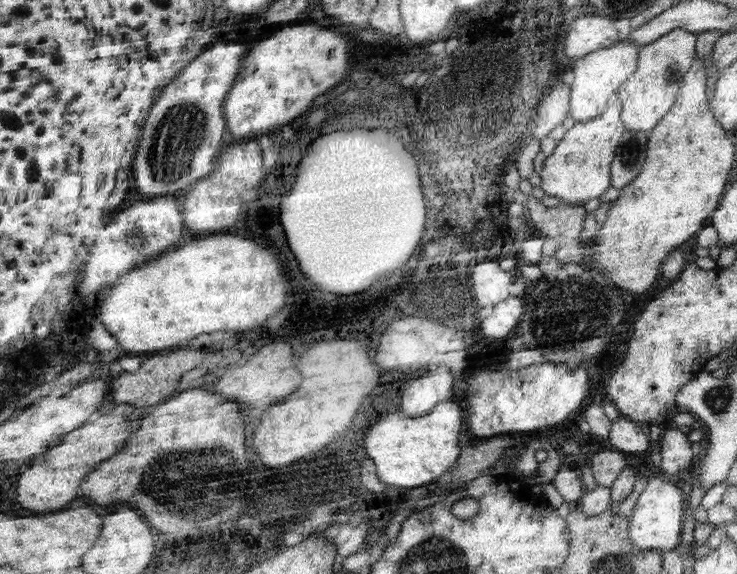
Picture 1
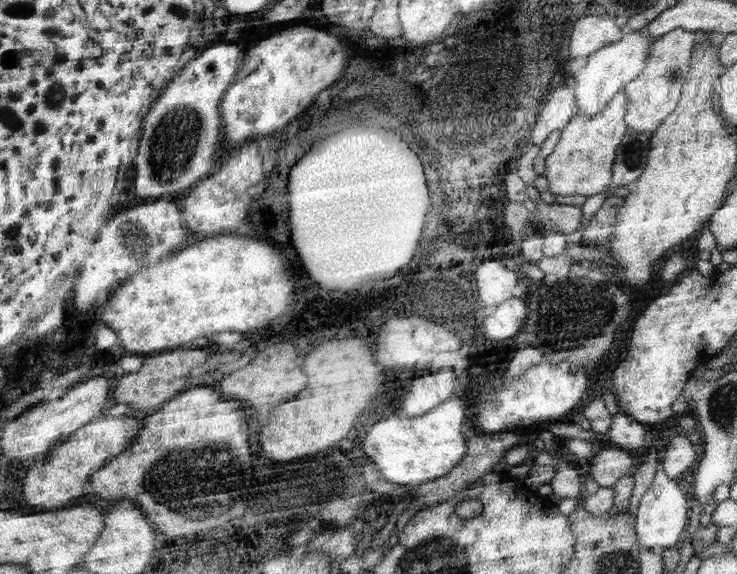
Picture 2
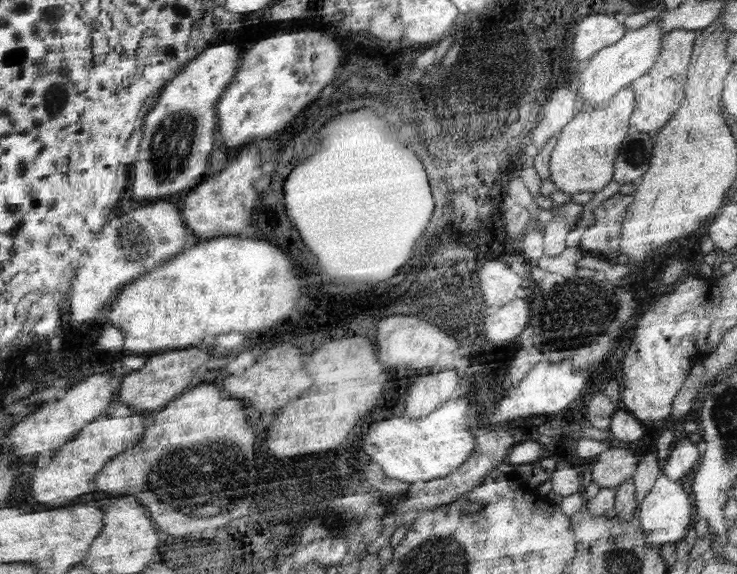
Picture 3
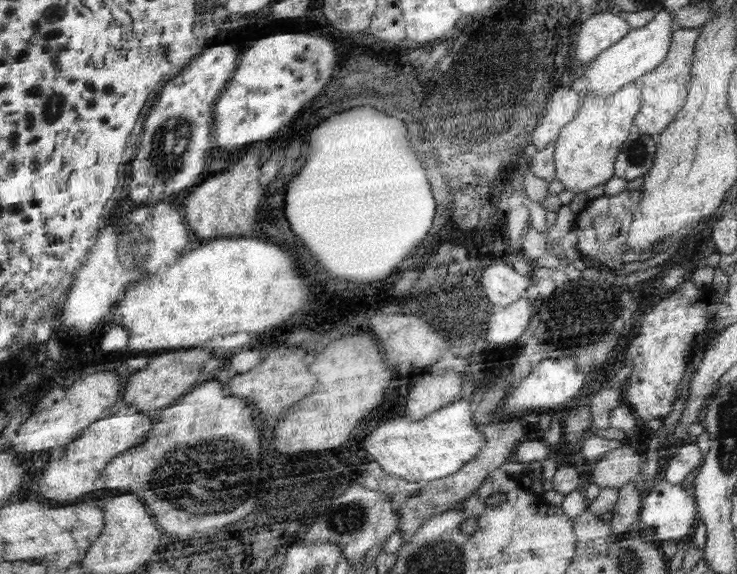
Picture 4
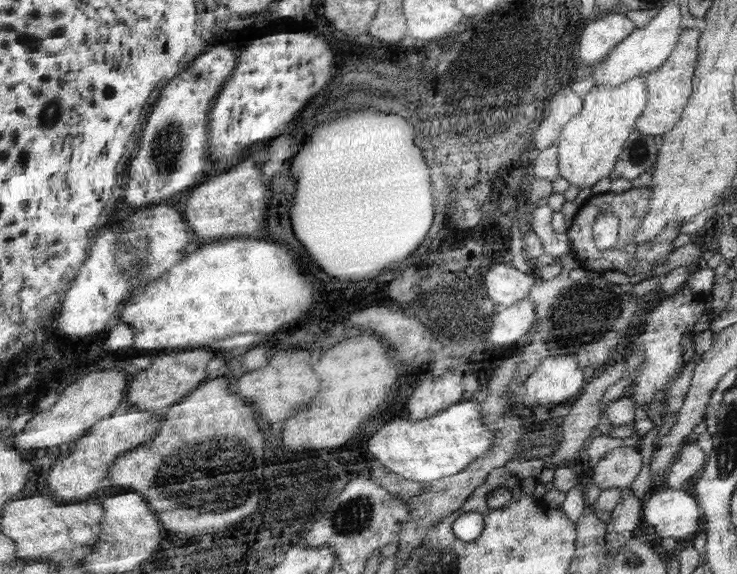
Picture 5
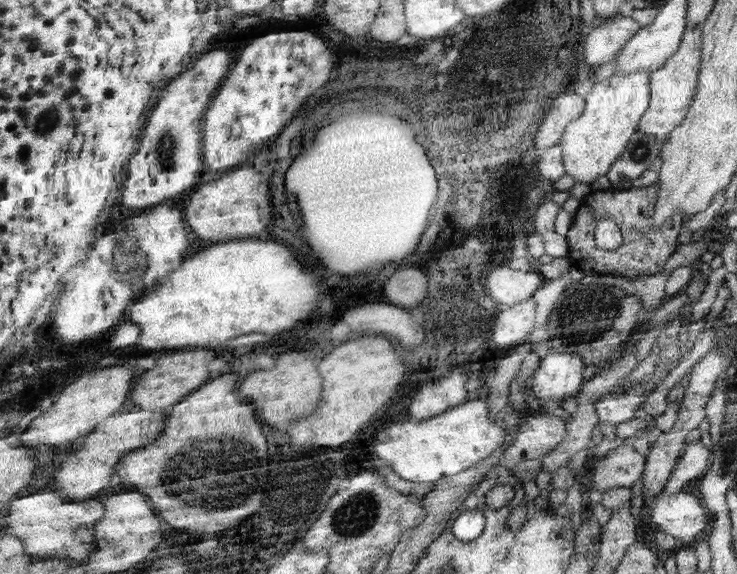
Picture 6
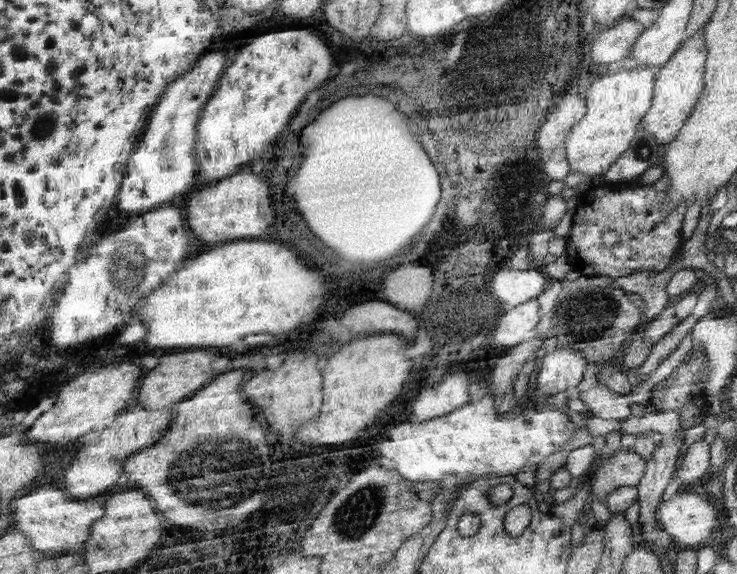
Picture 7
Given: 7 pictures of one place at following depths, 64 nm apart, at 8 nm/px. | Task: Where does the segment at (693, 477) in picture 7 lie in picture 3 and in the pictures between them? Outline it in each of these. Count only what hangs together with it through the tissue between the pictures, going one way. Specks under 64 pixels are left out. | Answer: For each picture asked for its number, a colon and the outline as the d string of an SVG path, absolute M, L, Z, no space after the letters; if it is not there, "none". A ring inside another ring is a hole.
3: M687 438L683 440L673 440L673 446L669 450L667 460L663 462L663 472L671 478L671 480L679 480L683 478L691 468L699 466L701 462L701 454L697 450L697 444Z
4: M683 442L671 450L671 458L663 468L663 476L673 484L681 484L697 468L701 468L701 448L697 444Z
5: M697 442L685 444L683 450L679 452L679 458L669 468L669 472L665 476L665 482L671 488L681 488L689 478L693 478L695 474L703 472L701 470L703 462L707 462L707 454L701 452L701 448L697 446Z
6: M701 442L687 446L687 450L685 450L685 454L681 456L677 468L673 470L673 476L671 476L665 492L667 492L667 494L677 494L677 492L681 492L683 486L687 486L691 480L695 480L697 476L701 478L703 472L709 468L709 456L711 456L711 450L705 448Z

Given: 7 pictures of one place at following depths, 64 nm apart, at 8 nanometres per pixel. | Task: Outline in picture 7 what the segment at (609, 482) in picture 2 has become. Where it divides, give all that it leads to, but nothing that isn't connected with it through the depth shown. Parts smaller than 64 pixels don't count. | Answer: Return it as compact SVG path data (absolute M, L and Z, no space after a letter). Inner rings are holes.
M617 448L617 452L609 460L603 460L599 464L599 468L595 472L597 482L593 484L593 492L607 496L609 492L615 492L621 486L635 486L637 488L639 482L645 478L645 474L647 474L647 460L641 454L637 454L631 448Z

